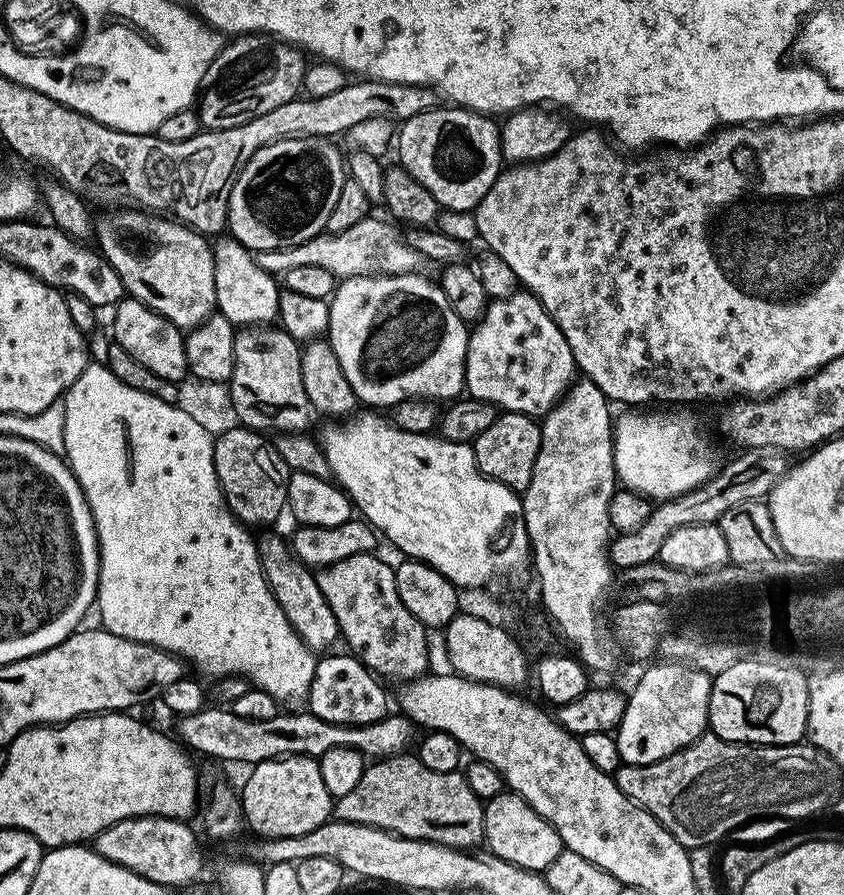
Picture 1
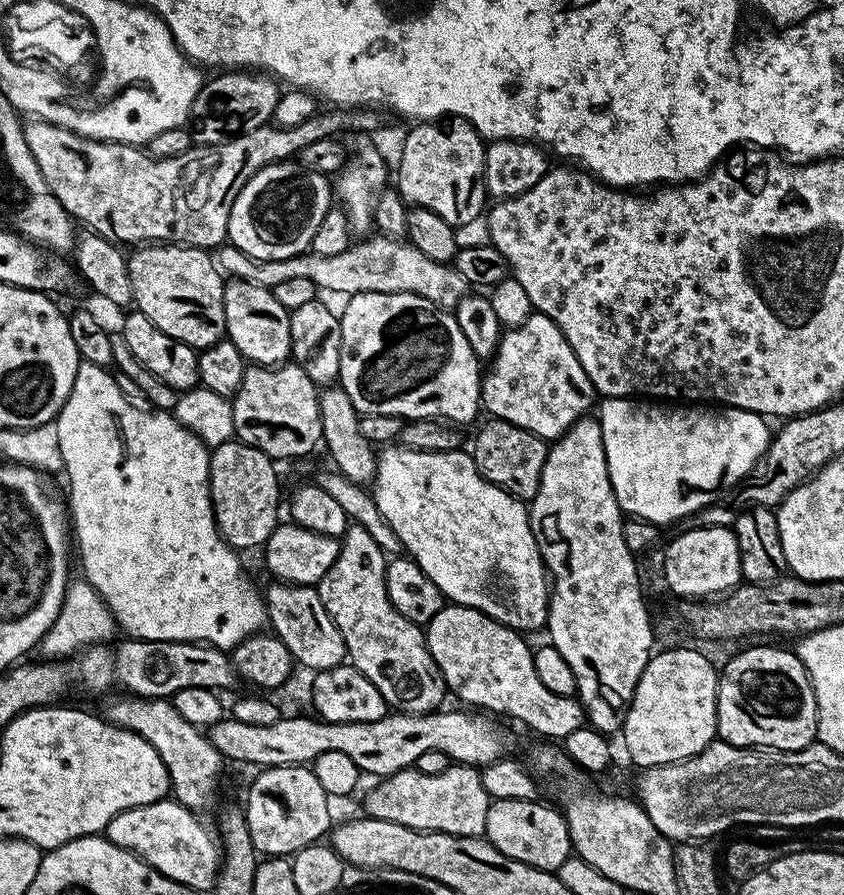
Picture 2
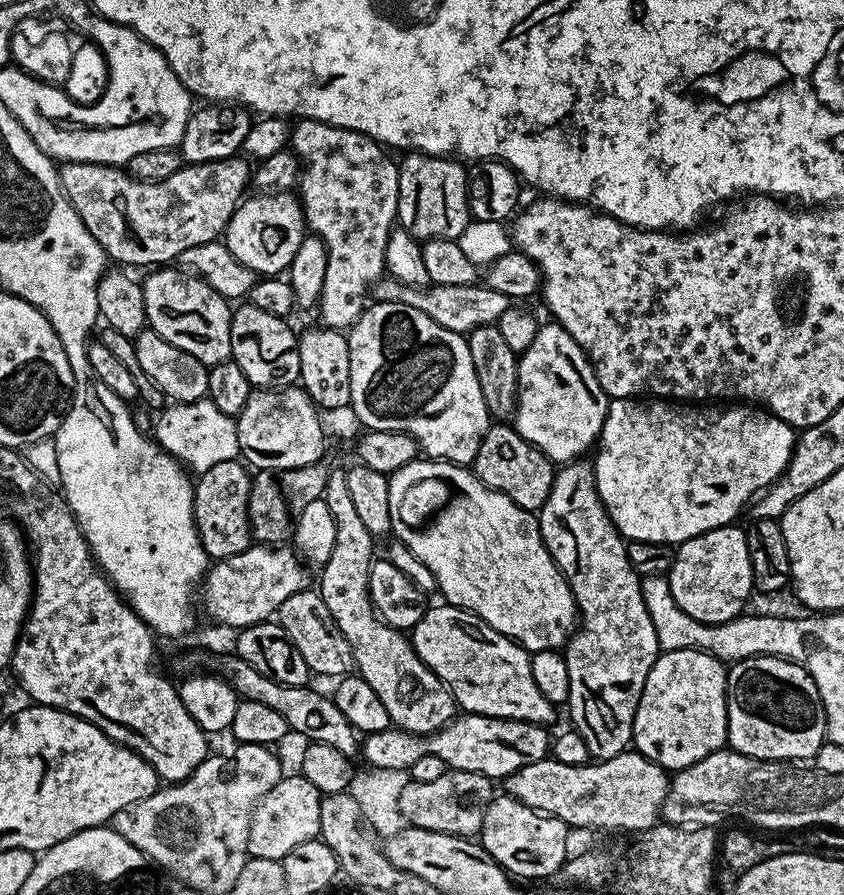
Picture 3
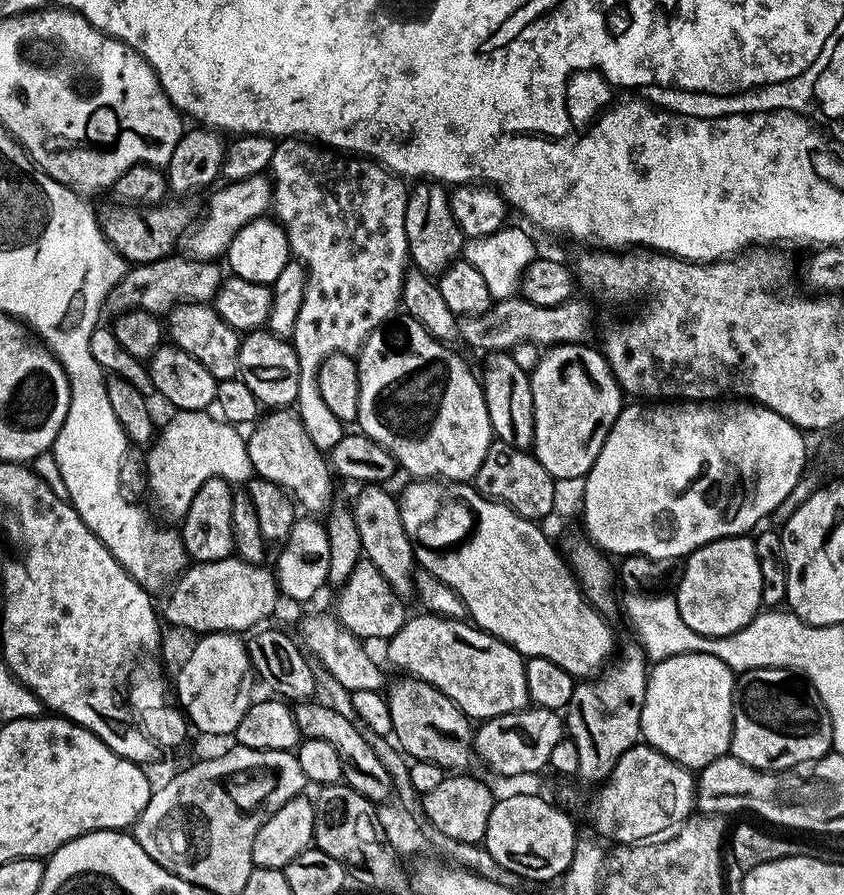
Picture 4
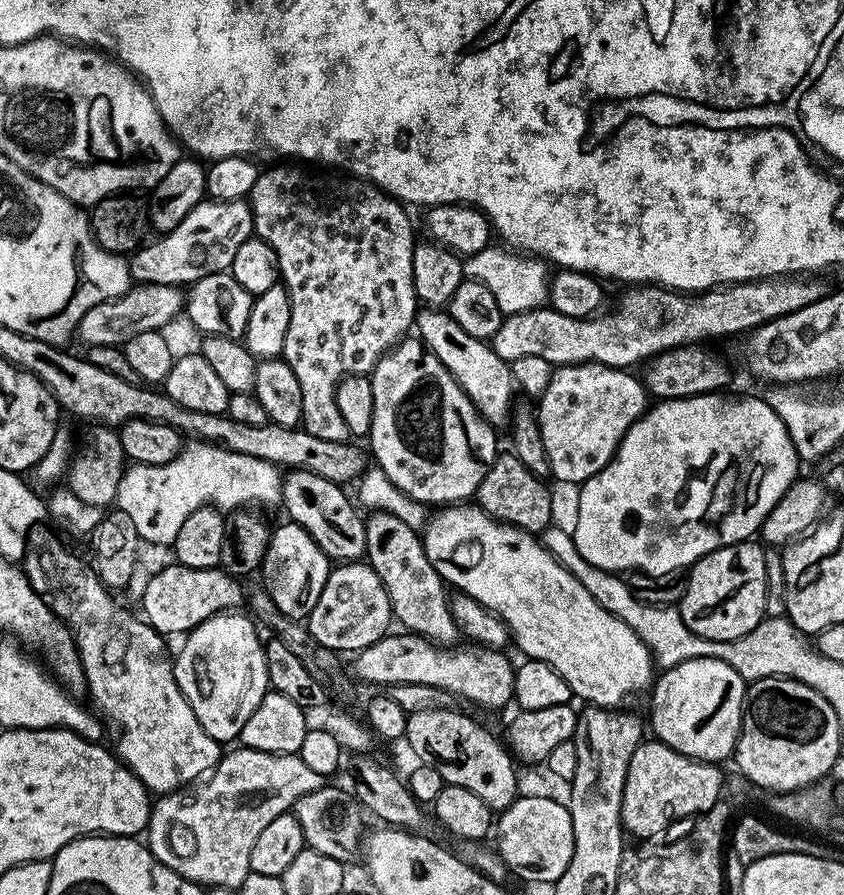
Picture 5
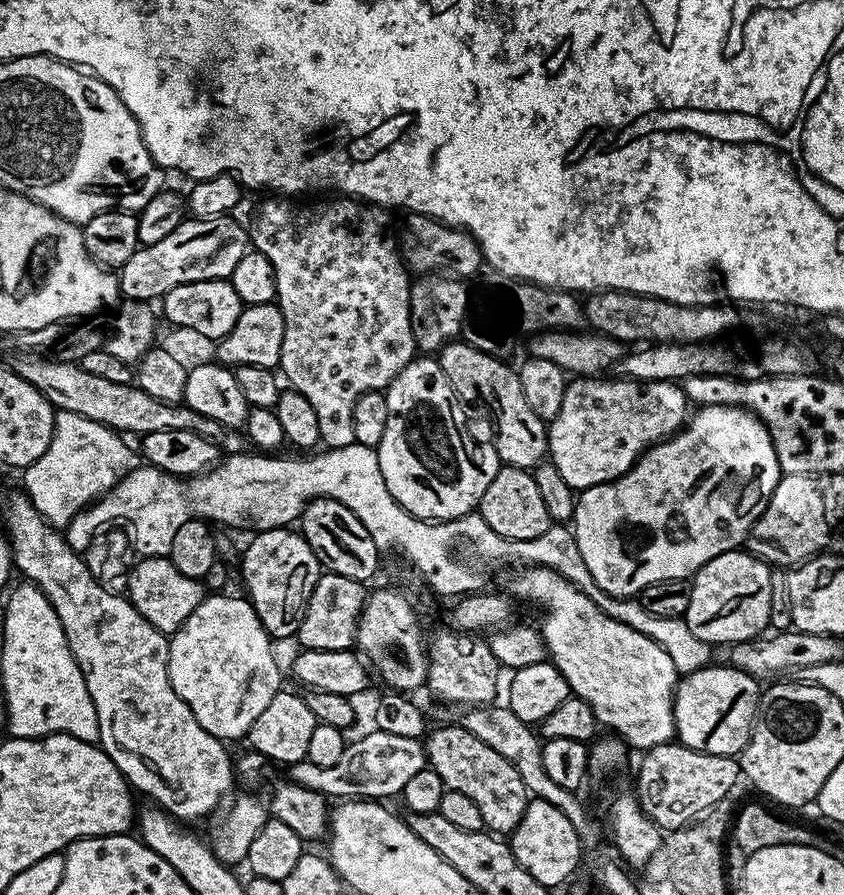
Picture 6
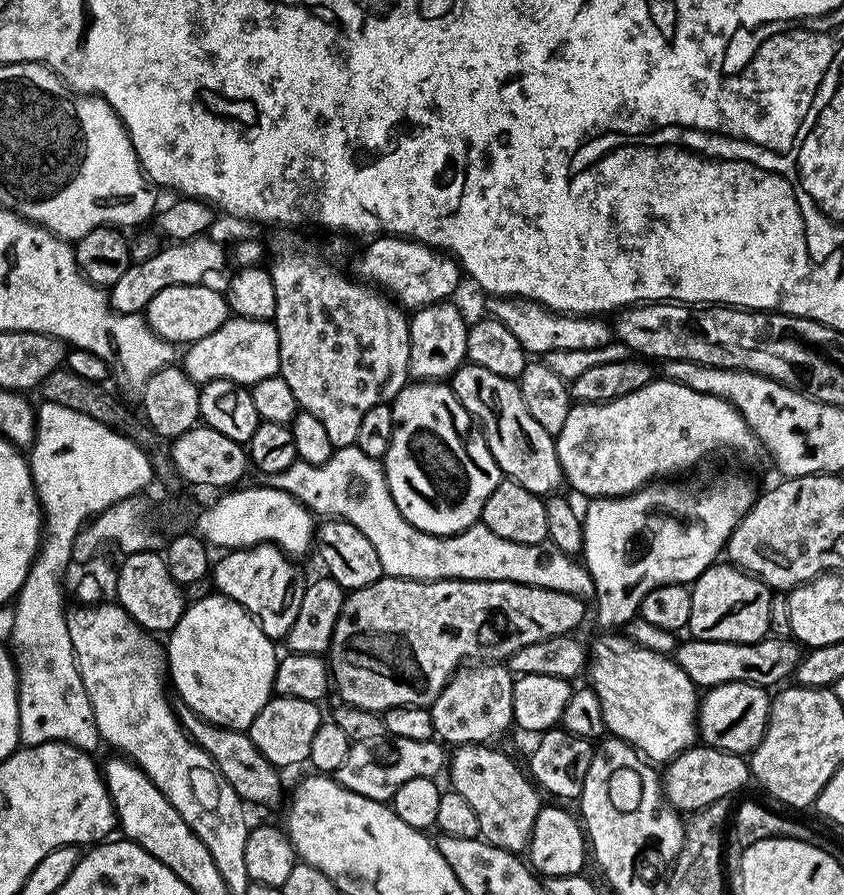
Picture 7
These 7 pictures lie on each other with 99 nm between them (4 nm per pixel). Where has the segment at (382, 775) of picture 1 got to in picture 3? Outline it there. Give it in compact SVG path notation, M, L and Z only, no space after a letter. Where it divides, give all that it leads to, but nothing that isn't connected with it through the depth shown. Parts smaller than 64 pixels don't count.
M446 770L442 778L434 778L434 782L418 782L411 779L402 790L400 808L407 823L413 828L472 838L479 833L486 818L486 810L492 805L492 788L493 781L482 774Z

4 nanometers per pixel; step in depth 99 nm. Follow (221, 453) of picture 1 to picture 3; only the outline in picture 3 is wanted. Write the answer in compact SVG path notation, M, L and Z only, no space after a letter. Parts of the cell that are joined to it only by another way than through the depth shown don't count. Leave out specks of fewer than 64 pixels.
M239 459L218 462L210 470L199 473L192 493L192 517L209 561L234 558L242 550L253 547L252 528L248 524L248 499L252 476Z

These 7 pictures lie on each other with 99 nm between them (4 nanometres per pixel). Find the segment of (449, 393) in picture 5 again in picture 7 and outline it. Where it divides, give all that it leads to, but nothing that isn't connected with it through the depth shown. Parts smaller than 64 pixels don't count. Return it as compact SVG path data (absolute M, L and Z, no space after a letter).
M407 391L396 395L394 414L394 434L390 442L390 450L382 461L384 477L388 479L388 489L394 498L394 506L418 530L429 532L435 536L456 536L471 524L477 523L482 514L482 506L486 506L486 498L494 494L494 486L502 479L498 464L491 457L487 442L483 438L468 440L468 431L474 428L474 420L455 398L444 400L437 406L428 400L420 404L424 396L416 392L412 400L416 404L408 404Z

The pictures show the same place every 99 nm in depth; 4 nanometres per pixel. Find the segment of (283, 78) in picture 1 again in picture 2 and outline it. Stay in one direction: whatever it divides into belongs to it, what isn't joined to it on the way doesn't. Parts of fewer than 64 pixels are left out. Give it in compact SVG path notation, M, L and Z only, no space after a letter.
M224 70L213 80L205 79L200 85L200 92L194 98L190 113L190 131L193 145L221 144L241 132L265 127L272 120L274 106L278 106L282 88L271 75L257 74L252 70Z

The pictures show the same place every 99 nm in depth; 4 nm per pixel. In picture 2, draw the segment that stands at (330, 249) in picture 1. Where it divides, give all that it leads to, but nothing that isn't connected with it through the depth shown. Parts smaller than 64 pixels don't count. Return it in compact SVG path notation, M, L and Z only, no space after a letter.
M372 234L361 244L349 243L342 254L333 256L317 256L315 252L309 250L302 256L294 258L282 258L281 260L263 260L262 258L250 258L250 254L242 254L231 242L215 249L214 259L223 275L233 280L245 280L254 282L263 288L273 289L281 285L282 282L293 281L296 278L306 278L316 284L317 289L328 292L344 292L345 297L356 296L360 292L377 292L378 294L418 294L430 302L434 302L436 307L445 310L455 309L461 300L469 295L470 285L467 278L463 277L452 264L442 264L434 262L434 258L426 258L422 250L418 250L413 244L409 244L407 239L396 239L394 237L381 234Z

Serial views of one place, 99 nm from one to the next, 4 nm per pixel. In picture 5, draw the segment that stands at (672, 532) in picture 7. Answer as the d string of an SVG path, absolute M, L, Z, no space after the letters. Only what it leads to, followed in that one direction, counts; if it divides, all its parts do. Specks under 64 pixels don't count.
M705 392L702 396L683 396L677 400L660 400L653 403L651 407L645 411L644 415L638 417L635 422L630 426L630 430L626 430L626 434L622 438L622 442L618 446L618 450L612 456L611 462L606 465L602 470L598 470L598 474L594 474L590 479L584 481L579 485L578 492L580 492L580 505L576 508L576 528L571 529L574 542L578 546L578 554L582 554L582 558L586 558L586 562L590 562L590 566L598 566L602 570L607 572L614 572L617 574L631 574L634 572L645 572L651 576L657 576L658 574L670 574L671 572L678 572L681 570L691 569L692 565L697 560L701 560L706 554L710 554L714 550L718 550L722 546L730 546L731 544L740 544L743 540L752 540L753 537L761 531L764 524L764 519L774 510L776 503L783 498L787 490L798 479L798 473L796 471L802 467L802 461L797 456L794 442L791 441L790 434L787 433L786 426L782 422L782 418L778 416L774 409L767 404L764 398L759 395L756 396L724 396L728 394L717 394L714 392Z

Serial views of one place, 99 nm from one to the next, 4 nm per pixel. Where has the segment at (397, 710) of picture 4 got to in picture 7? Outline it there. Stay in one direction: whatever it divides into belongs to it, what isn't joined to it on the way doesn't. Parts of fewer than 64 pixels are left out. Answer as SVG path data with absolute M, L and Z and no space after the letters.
M487 743L459 745L456 753L451 753L446 768L447 775L452 775L450 788L470 802L483 839L502 850L520 854L529 847L535 820L542 807L541 793L525 769L523 772L506 753L492 747L496 746Z

